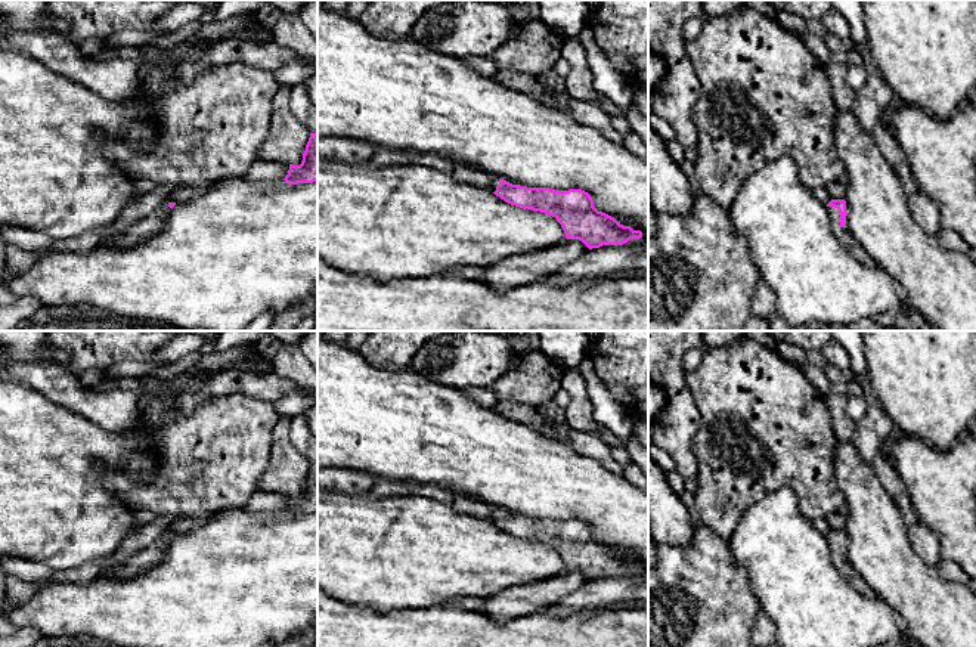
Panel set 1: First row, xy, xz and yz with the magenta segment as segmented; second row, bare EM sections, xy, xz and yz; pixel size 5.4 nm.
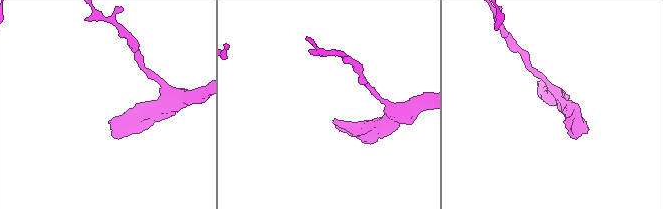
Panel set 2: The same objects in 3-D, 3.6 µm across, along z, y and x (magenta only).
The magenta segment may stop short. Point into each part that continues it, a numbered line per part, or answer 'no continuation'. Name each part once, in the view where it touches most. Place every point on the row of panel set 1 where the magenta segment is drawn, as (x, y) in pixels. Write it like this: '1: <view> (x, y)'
1: yz (842, 234)

